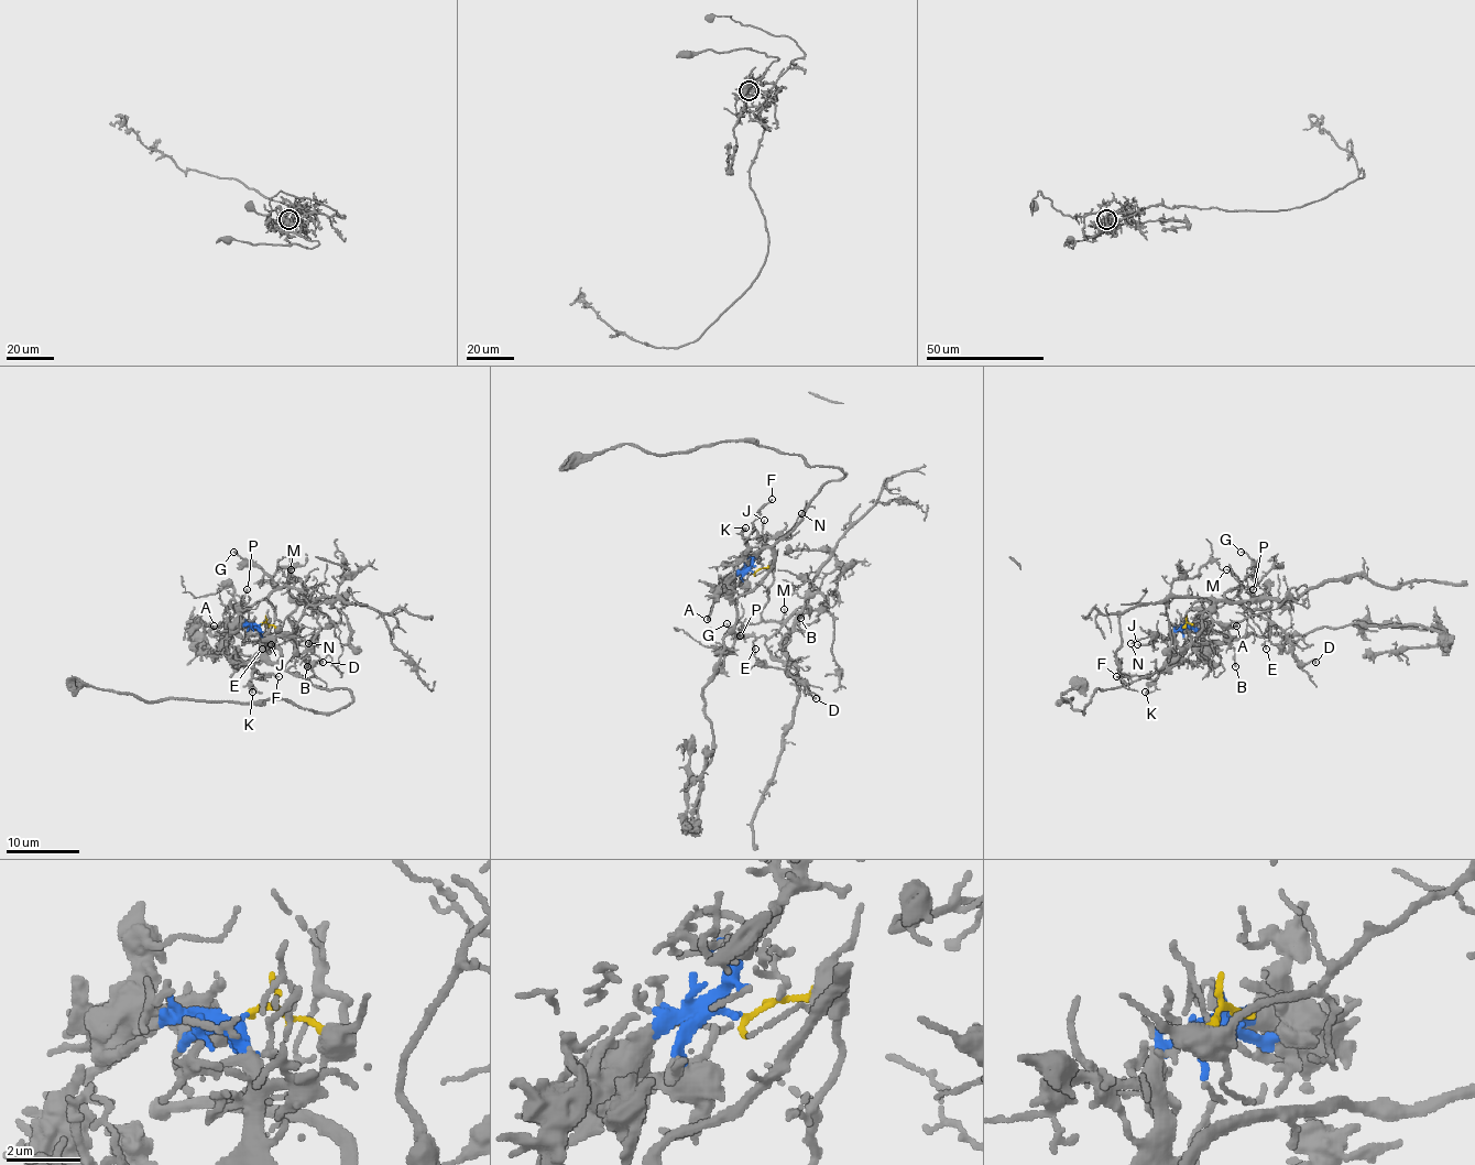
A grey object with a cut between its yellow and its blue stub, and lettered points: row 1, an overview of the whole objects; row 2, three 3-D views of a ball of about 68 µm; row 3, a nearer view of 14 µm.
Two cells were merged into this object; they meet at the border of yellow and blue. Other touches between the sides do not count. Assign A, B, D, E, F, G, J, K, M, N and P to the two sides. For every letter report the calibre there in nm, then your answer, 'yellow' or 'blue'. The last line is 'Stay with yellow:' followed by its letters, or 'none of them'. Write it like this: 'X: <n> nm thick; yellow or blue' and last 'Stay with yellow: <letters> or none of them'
A: 180 nm thick; blue
B: 90 nm thick; yellow
D: 160 nm thick; yellow
E: 160 nm thick; yellow
F: 130 nm thick; blue
G: 150 nm thick; yellow
J: 110 nm thick; blue
K: 130 nm thick; blue
M: 100 nm thick; yellow
N: 100 nm thick; blue
P: 140 nm thick; yellow
Stay with yellow: B, D, E, G, M, P

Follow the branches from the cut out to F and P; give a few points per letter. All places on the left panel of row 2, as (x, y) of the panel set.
F: (260, 623), (260, 659), (253, 675), (264, 678), (260, 675), (279, 677)
P: (260, 623), (276, 627), (281, 621), (268, 598), (243, 609), (248, 588)

